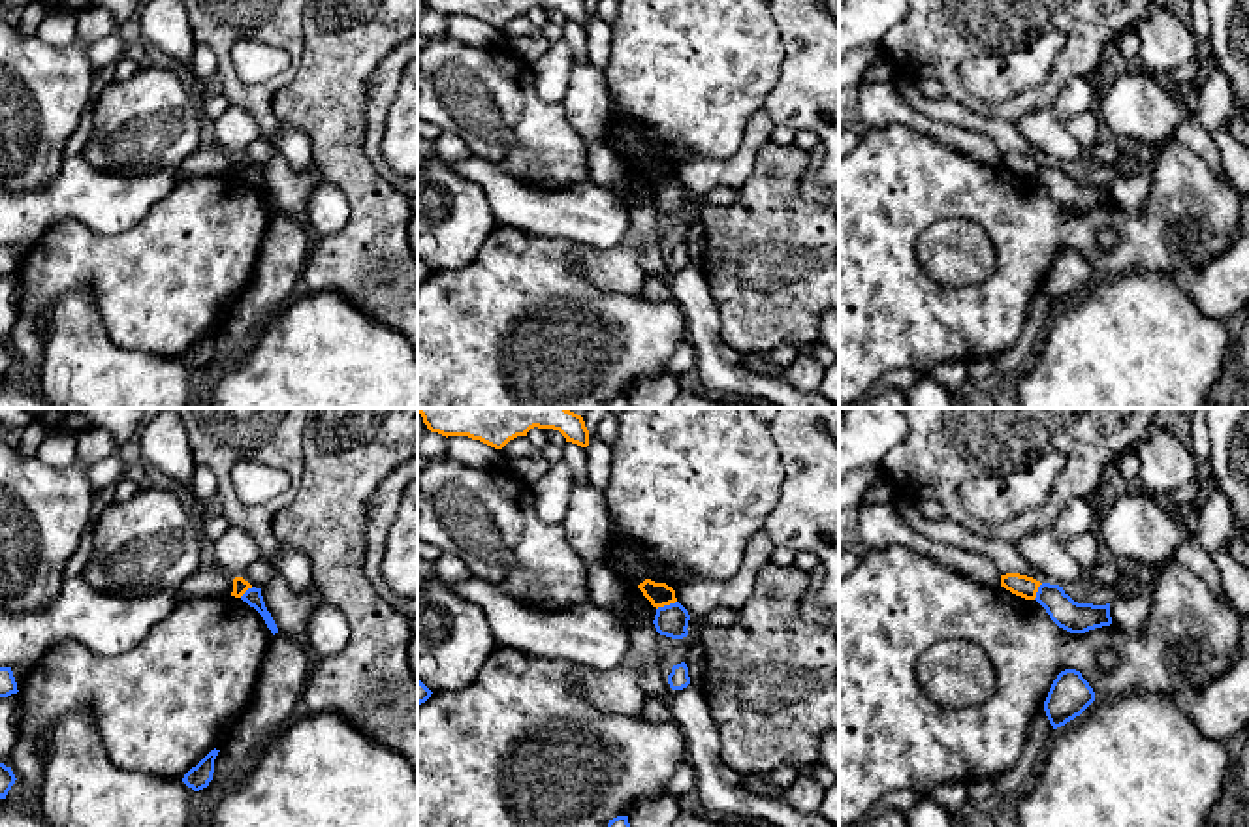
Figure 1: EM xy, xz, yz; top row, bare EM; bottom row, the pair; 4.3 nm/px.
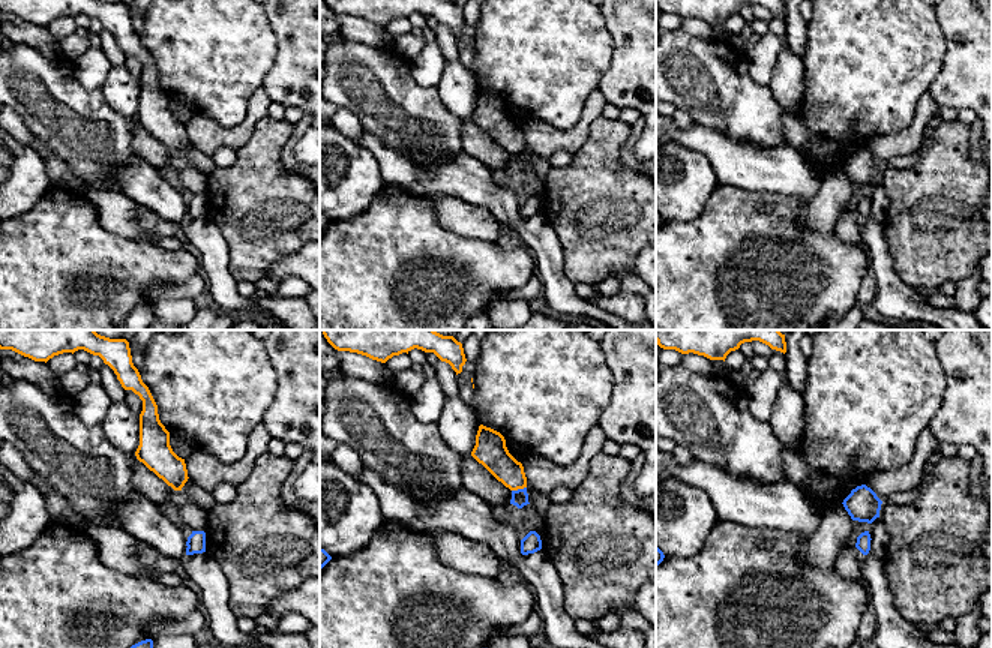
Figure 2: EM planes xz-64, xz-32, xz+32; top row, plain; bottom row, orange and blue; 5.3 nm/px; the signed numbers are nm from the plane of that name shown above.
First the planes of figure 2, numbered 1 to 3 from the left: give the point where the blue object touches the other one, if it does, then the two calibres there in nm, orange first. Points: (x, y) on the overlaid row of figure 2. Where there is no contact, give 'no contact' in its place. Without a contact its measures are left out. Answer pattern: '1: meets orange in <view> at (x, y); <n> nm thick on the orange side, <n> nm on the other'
1: no contact
2: meets orange in xz-32 at (518, 488); 170 nm thick on the orange side, 90 nm on the other
3: no contact

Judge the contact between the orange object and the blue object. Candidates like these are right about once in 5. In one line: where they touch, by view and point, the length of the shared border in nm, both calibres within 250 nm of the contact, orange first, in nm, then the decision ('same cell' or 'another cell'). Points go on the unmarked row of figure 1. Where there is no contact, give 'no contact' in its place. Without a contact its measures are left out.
meets orange in xz at (666, 183); contact 100 nm long; 100 nm thick on the orange side, 140 nm on the other; another cell

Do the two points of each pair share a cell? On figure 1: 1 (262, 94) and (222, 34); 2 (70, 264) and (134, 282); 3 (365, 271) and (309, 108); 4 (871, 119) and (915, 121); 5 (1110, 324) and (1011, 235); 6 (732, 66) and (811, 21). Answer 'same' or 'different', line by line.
1: same
2: same
3: same
4: same
5: different
6: different

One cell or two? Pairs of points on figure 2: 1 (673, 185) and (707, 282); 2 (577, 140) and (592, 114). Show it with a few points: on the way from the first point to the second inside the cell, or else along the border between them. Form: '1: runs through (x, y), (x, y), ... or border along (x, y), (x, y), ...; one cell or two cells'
1: border along (710, 195), (706, 207), (695, 218), (671, 221); two cells
2: runs through (578, 134), (586, 120); one cell

